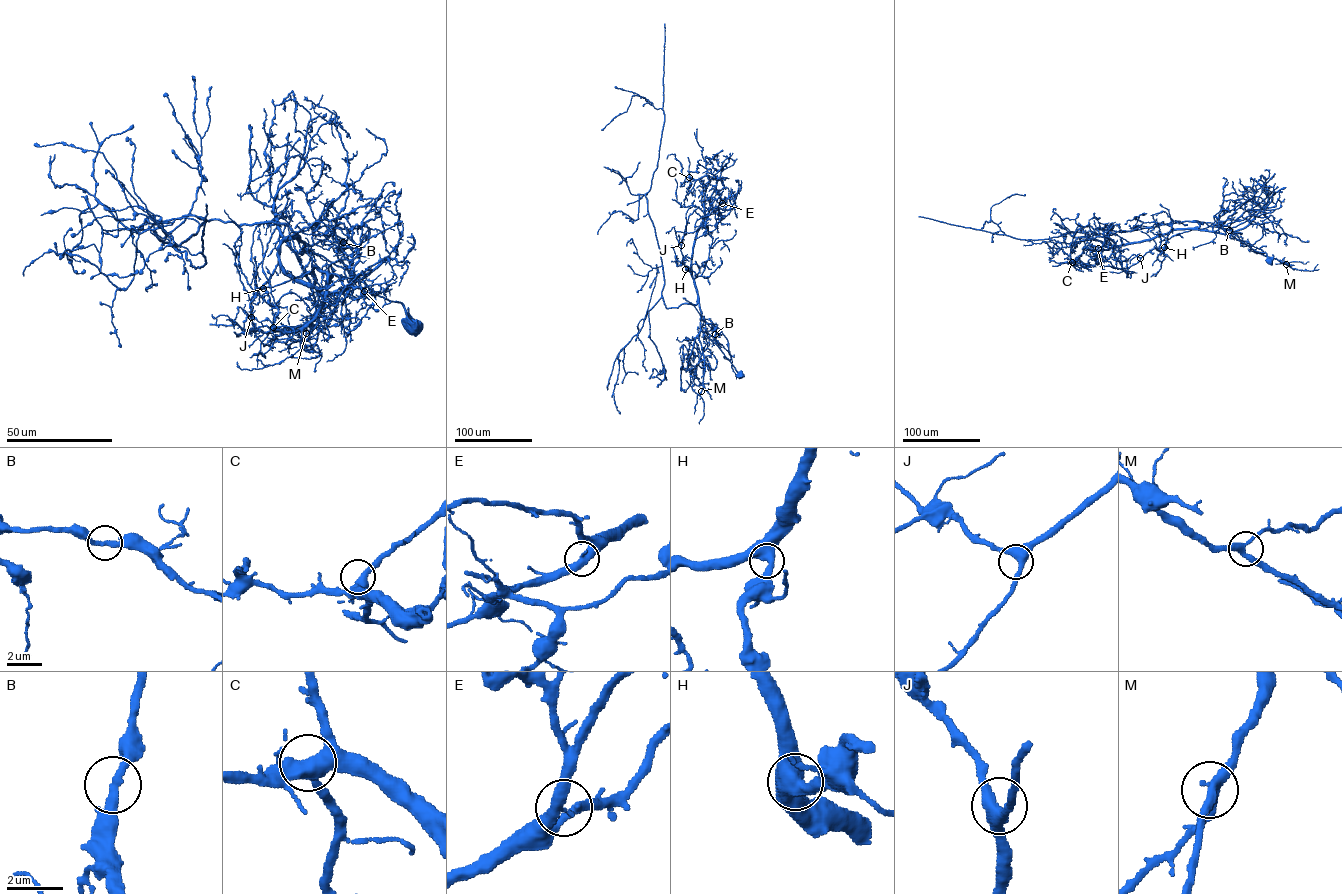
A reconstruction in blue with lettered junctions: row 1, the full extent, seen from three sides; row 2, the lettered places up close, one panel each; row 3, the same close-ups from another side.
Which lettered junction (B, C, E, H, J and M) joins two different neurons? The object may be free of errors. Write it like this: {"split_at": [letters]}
{"split_at": []}

